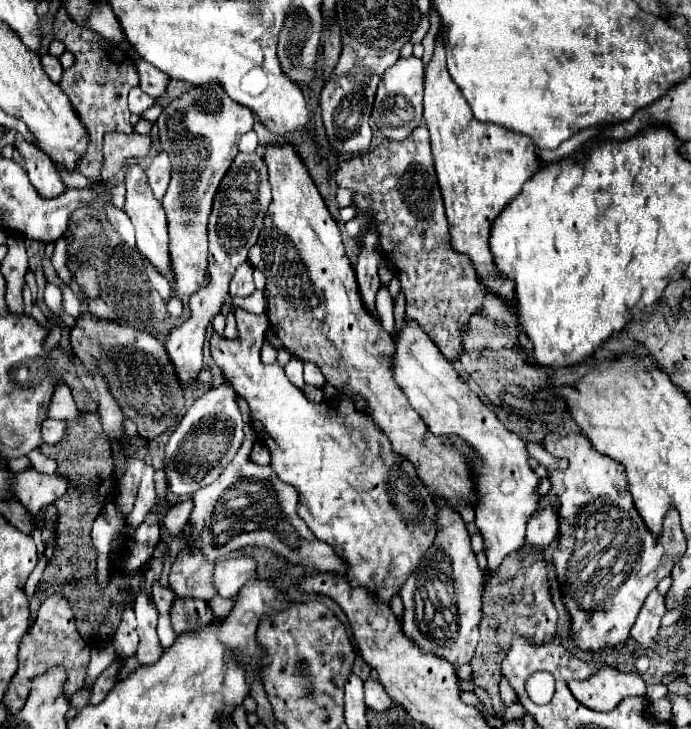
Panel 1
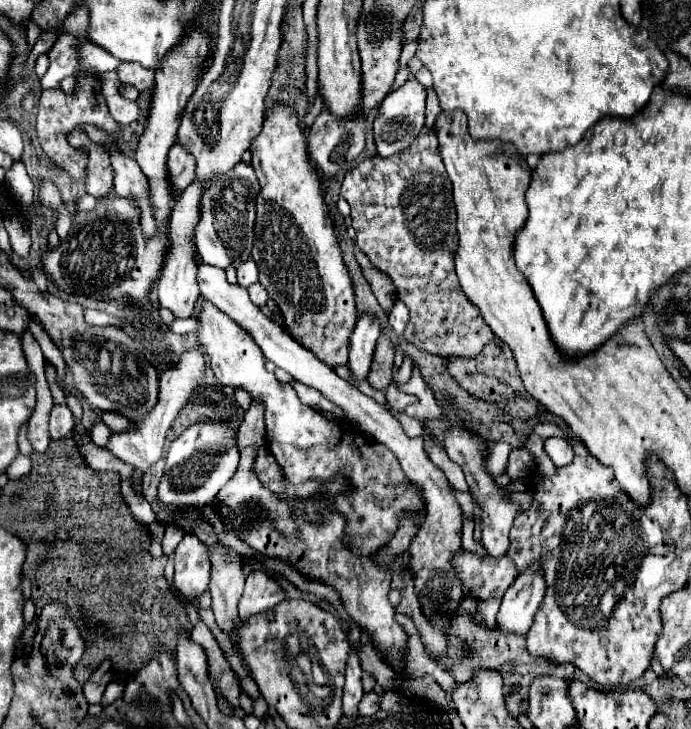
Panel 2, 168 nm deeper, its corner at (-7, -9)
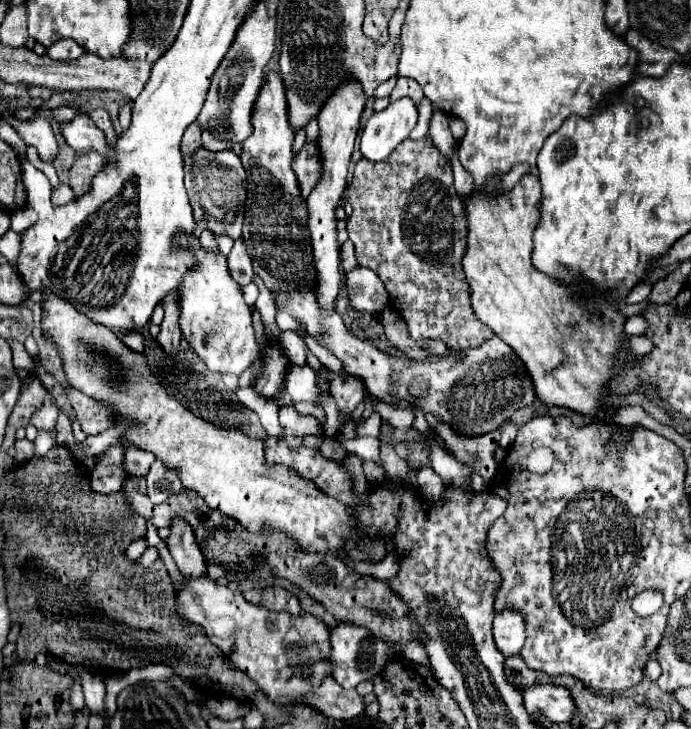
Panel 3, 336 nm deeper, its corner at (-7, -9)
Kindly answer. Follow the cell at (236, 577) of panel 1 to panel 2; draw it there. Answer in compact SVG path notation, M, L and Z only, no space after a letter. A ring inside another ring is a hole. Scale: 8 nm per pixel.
M252 569L246 577L244 595L240 597L238 613L242 619L250 619L252 615L258 615L260 611L268 611L268 607L274 607L284 599L278 583L262 569Z

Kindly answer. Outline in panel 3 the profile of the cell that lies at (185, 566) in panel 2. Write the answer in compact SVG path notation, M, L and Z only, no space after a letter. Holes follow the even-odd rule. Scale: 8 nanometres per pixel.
M178 517L172 519L170 535L164 541L166 541L168 551L174 557L180 573L184 573L186 577L206 573L204 555L196 543L192 527L184 519L178 519Z

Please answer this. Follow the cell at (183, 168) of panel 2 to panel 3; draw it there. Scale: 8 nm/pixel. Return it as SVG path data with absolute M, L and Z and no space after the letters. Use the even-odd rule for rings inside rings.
M194 121L188 129L186 129L186 133L184 133L184 139L182 139L182 157L188 157L188 155L192 155L200 145L202 145L202 141L200 141L200 125Z

